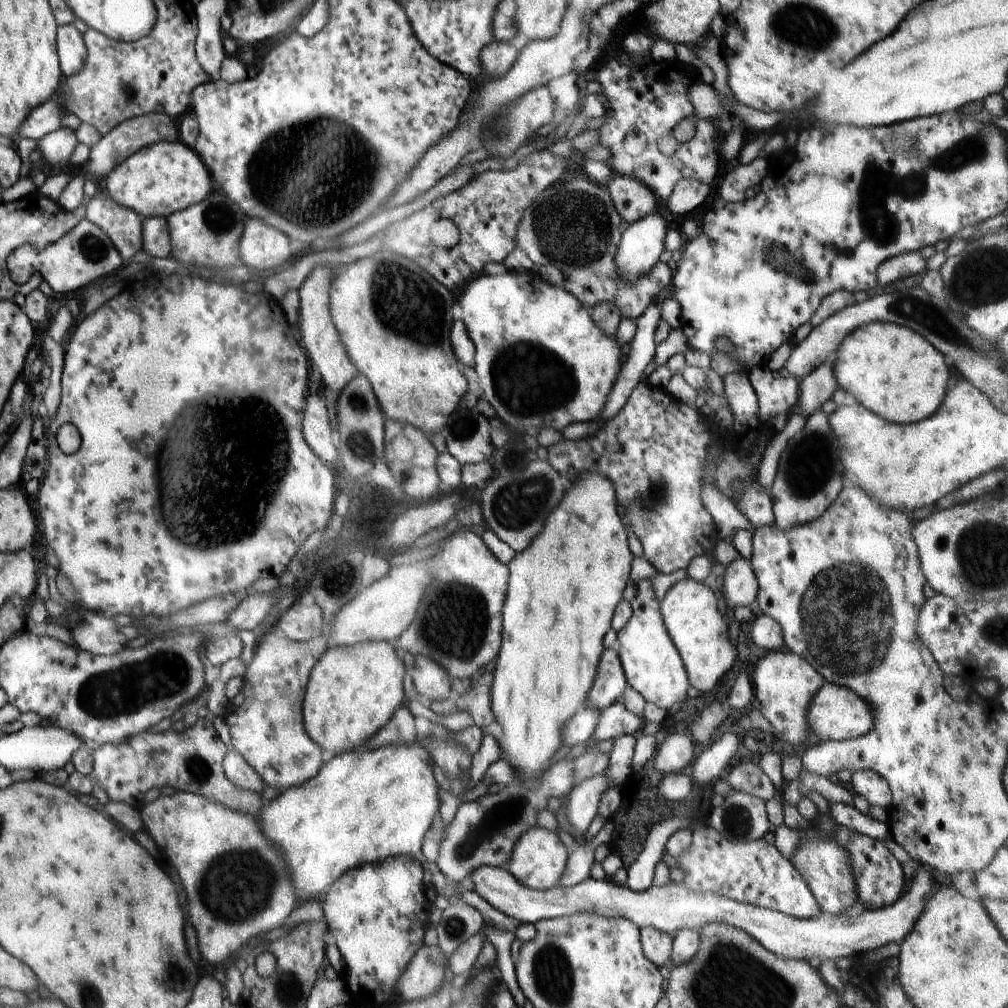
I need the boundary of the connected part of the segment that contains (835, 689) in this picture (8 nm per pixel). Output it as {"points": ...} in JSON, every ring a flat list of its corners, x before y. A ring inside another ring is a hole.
{"points":[[828,682,814,694,814,700,810,700,810,706,806,710,806,720,810,722,810,728,814,730,820,741,855,739,872,728,873,710,866,698,856,695,849,688]]}

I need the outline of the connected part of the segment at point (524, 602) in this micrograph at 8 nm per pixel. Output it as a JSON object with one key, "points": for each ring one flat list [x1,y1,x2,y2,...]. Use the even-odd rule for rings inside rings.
{"points":[[582,472,552,510,534,542,507,565,510,582,504,600,502,648,498,652,492,684,492,712,498,722,502,718,502,750,510,754,514,766,518,766,526,778,534,778,546,766,552,766,548,760,552,754,557,754,562,744,560,728,582,708,586,692,590,692,594,684,605,650,604,637,611,629,616,606,623,600,624,588,631,580,633,555,616,504,614,484,606,476]]}

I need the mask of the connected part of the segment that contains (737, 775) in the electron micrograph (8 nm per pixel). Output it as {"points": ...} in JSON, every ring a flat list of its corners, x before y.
{"points":[[757,757,750,762,738,764,736,768,730,771,725,782,730,784,733,791,762,798,765,802,775,794,774,782,758,768]]}

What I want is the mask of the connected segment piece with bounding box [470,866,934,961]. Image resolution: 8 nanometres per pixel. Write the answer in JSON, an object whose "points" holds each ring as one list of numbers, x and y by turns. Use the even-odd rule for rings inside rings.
{"points":[[922,866,913,875,908,890,903,892,894,904,883,909,865,909,862,903,856,902,852,909,840,915,831,915,819,910,815,917,797,919,780,911,739,903,723,896,711,895,709,892,697,893,688,890,682,883,671,882,666,886,652,884,645,891,632,892,626,886,611,884,605,879,595,881,588,877,571,887,554,885,546,890,536,890,519,883,503,868,478,867,470,876,474,882,474,891,502,914,515,918,520,924,535,924,540,919,576,913,596,913,601,917,622,917,633,922,638,928,651,926,674,936,682,929,692,929,699,933,706,923,718,921,742,929,775,955,801,961,809,961,812,956,821,961,834,961,835,958,870,952,890,942,902,944,924,912,934,886,934,875,930,868]]}

